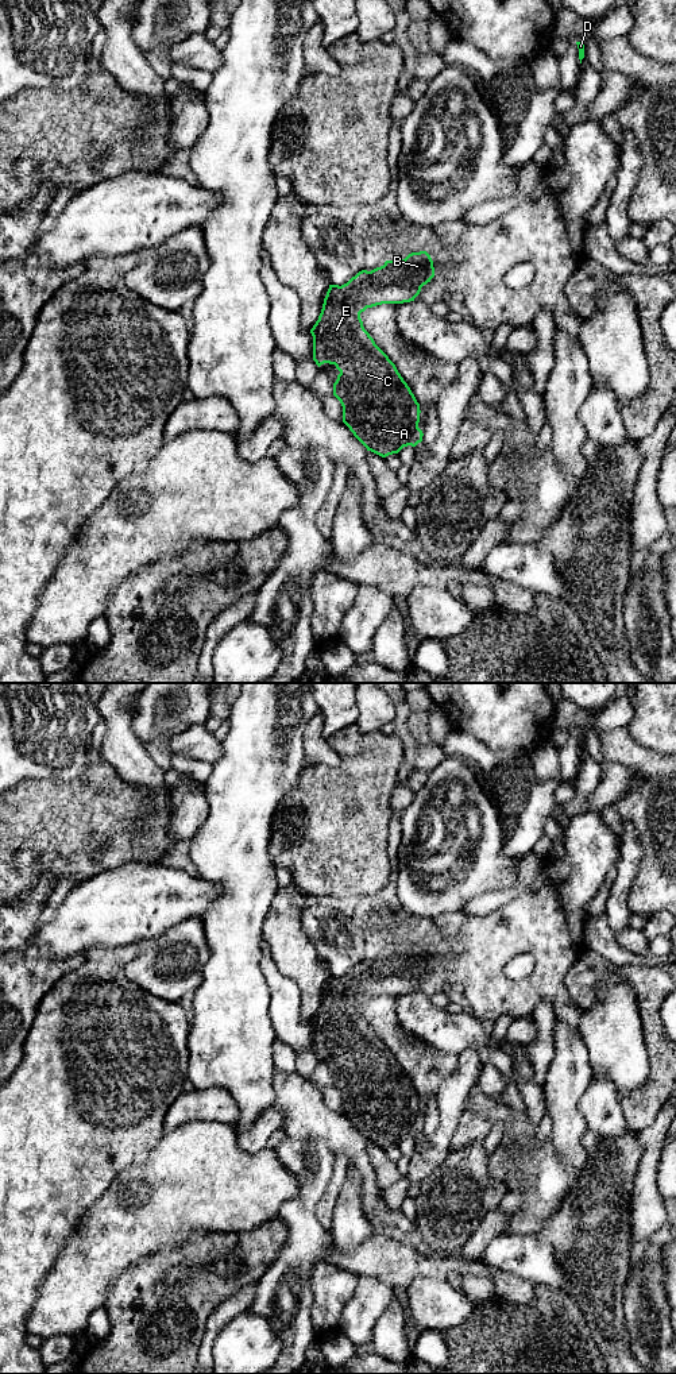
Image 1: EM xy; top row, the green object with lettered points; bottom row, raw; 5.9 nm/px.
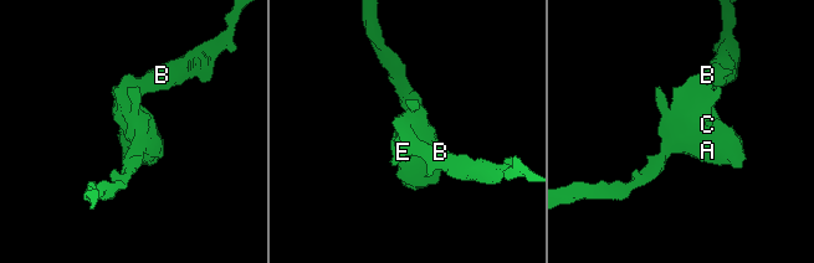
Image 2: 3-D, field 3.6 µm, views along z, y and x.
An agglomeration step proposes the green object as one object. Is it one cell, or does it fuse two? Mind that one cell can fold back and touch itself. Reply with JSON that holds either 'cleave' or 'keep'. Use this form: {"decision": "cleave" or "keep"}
{"decision": "keep"}

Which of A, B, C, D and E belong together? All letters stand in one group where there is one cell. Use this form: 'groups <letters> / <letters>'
groups A B C D E

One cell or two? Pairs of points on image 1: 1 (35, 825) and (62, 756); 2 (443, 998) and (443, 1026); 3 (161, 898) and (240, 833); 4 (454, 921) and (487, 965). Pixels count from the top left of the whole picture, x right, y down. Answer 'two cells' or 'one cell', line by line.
1: two cells
2: two cells
3: two cells
4: two cells

